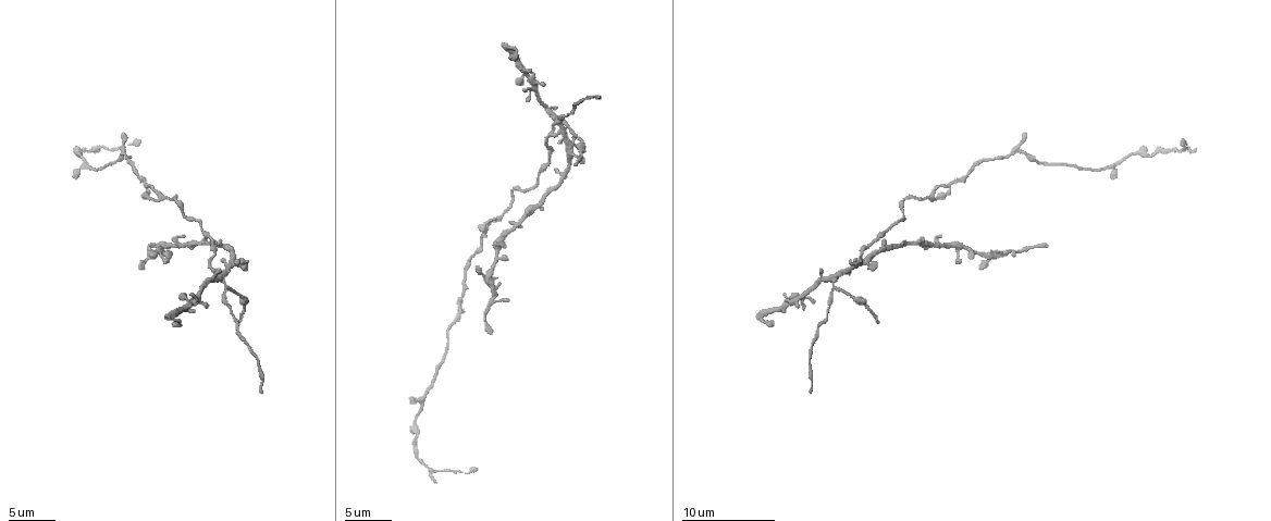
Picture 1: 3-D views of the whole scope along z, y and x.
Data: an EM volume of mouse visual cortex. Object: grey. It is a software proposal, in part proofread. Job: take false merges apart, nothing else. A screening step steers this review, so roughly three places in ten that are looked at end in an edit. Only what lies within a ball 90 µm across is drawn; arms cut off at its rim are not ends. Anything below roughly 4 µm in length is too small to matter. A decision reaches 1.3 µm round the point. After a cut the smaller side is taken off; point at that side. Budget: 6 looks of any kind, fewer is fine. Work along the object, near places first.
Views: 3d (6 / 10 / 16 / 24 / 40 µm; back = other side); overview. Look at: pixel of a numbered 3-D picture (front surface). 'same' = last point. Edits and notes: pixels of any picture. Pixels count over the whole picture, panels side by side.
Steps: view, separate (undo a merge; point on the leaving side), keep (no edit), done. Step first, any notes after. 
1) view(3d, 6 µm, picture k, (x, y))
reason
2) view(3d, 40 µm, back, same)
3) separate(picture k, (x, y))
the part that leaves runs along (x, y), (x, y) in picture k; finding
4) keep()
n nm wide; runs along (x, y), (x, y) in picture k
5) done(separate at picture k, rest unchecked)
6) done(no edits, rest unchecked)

view(3d, 10 µm, picture 1, (458, 305))
calibre changes

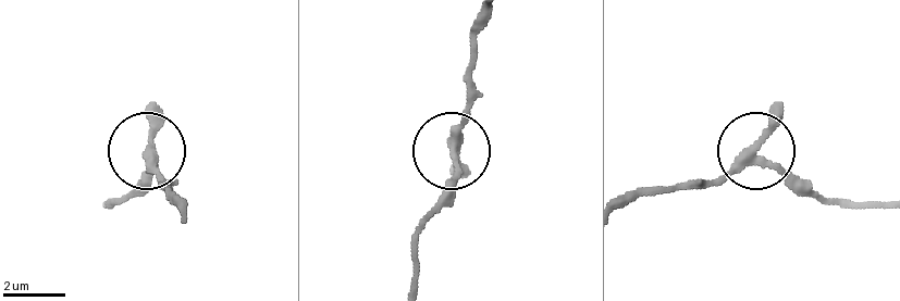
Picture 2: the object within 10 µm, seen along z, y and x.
view(3d, 6 µm, picture 2, (454, 149))

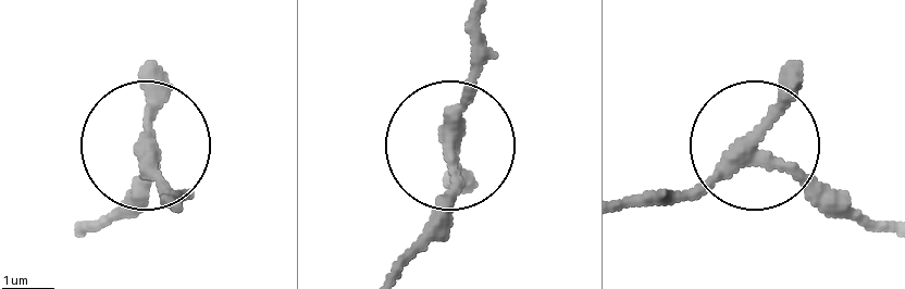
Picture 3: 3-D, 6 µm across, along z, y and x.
keep()
3 arms; runs along (481, 20), (455, 201), (433, 236) in picture 3; one cell here

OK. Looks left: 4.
view(3d, 16 µm, picture 1, (413, 423))
side arm on a straight run

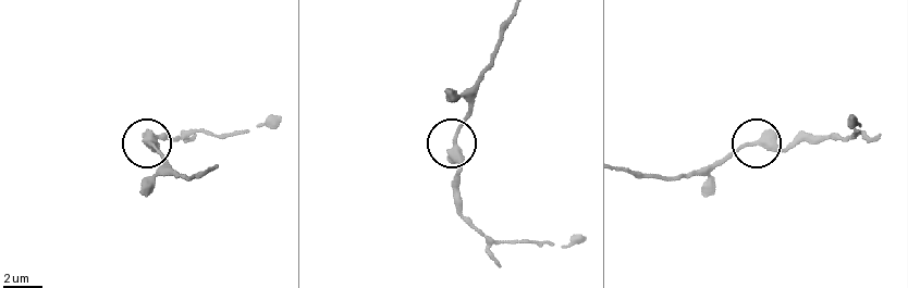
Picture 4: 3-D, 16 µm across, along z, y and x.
view(3d, 6 µm, picture 4, (454, 141))

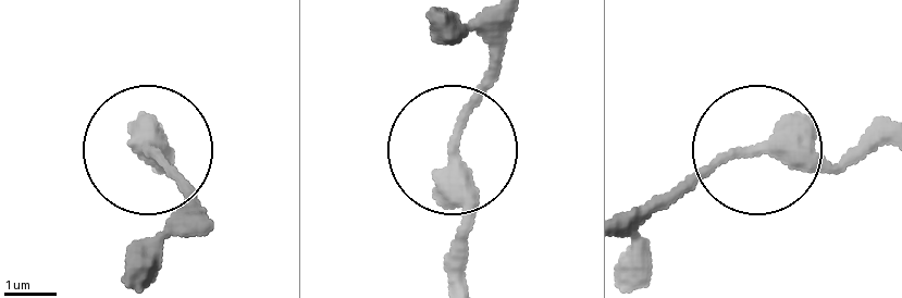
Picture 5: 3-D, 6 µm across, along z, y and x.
keep()
runs along (514, 17), (448, 160), (466, 225), (461, 277) in picture 5; all the same cell

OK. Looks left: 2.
view(3d, 10 µm, picture 1, (981, 253))
calibre changes

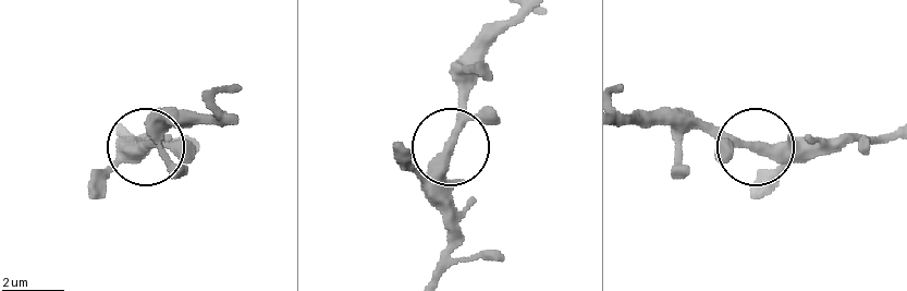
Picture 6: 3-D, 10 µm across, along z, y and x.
view(3d, 6 µm, picture 6, (758, 146))
closer look

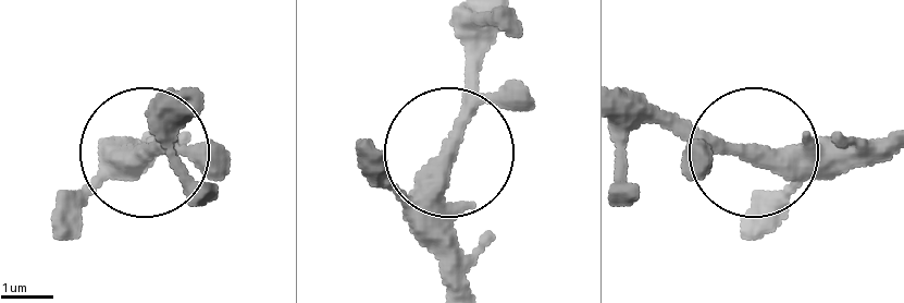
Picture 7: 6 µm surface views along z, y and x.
keep()
all the same cell

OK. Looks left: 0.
done(no edits, rest unchecked)

